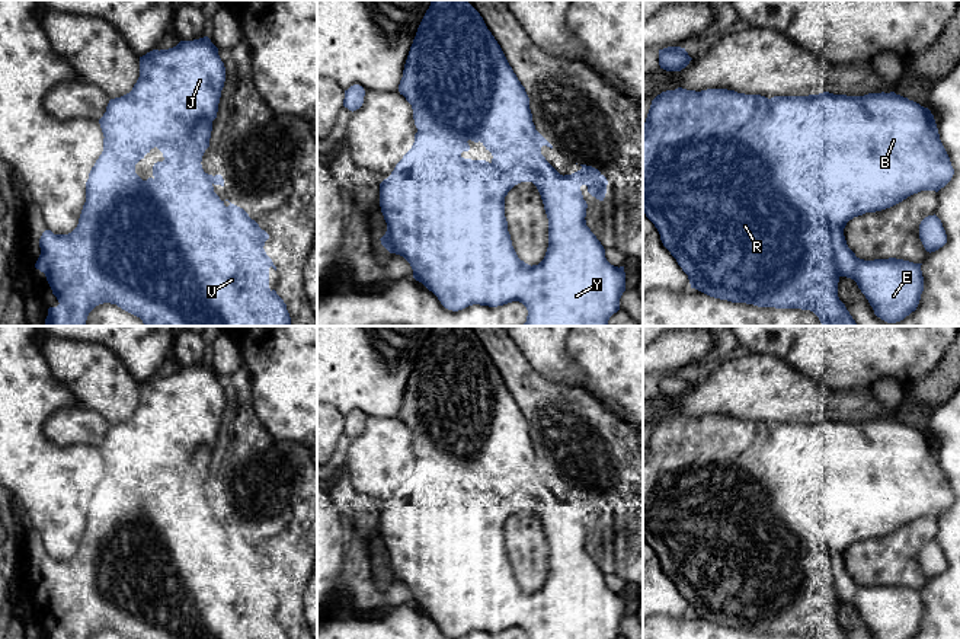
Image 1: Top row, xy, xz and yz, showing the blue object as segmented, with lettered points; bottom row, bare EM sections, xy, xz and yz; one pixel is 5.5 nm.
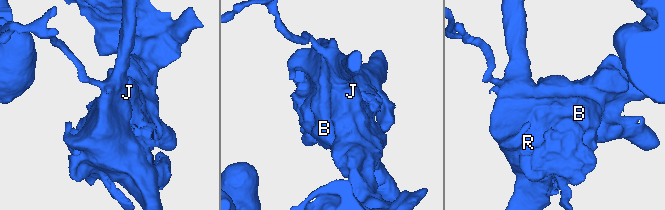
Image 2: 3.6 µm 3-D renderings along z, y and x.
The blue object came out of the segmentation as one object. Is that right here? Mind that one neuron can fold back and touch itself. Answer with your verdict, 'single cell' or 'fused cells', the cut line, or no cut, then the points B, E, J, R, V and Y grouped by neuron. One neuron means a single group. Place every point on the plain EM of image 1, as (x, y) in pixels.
fused cells | yz (768, 425), (761, 463), (784, 513), (819, 517), (840, 601) | B E J Y / R V

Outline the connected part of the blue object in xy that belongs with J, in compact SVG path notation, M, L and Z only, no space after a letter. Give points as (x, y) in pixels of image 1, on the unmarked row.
M208 362L180 367L169 376L153 376L140 383L140 403L132 416L111 425L106 438L99 445L106 473L97 495L113 496L124 514L125 505L135 498L135 491L159 470L186 472L198 447L217 444L221 416L225 408L225 393L218 374Z

